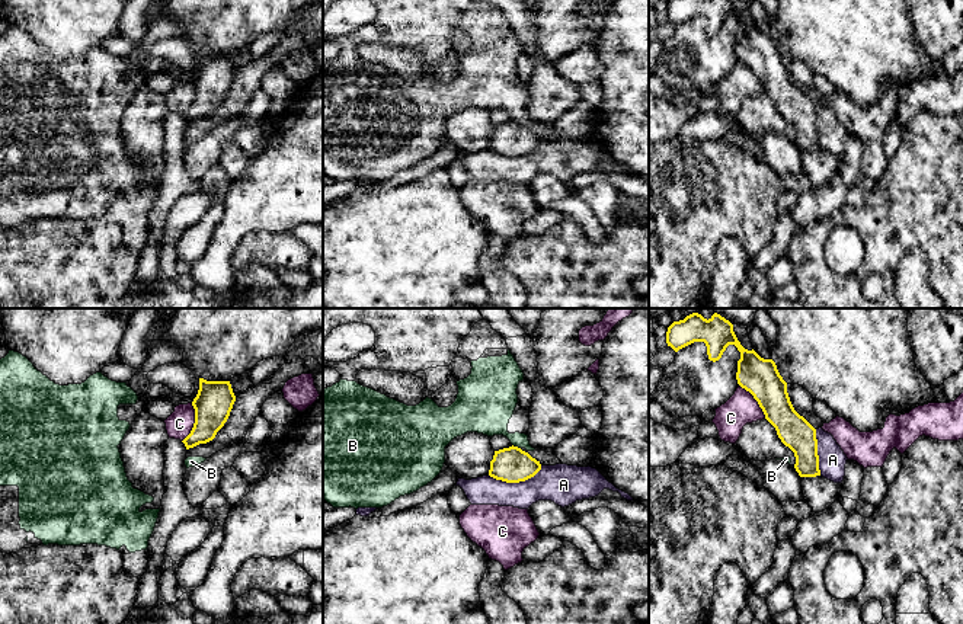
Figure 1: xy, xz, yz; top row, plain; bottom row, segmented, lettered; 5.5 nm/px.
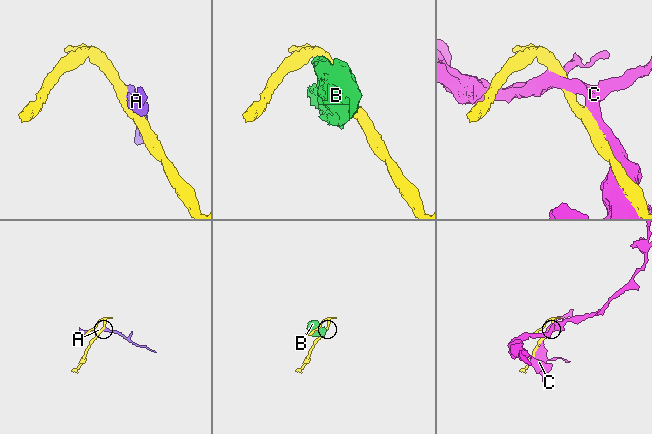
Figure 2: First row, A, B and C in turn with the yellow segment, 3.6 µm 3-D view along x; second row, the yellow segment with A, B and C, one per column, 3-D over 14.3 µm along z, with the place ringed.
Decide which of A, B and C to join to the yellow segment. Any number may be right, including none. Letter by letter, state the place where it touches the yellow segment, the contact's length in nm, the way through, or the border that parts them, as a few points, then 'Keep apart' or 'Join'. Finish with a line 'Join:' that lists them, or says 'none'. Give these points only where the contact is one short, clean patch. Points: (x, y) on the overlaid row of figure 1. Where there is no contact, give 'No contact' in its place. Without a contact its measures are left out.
A: Touches yellow at xz (515, 482). Shared border 300 nm. Keep apart
B: Touches yellow at xz (517, 447). Shared border 50 nm. Boundary: xz (512, 444), (520, 448). Keep apart
C: Touches yellow at xy (195, 422). Shared border 220 nm. Keep apart
Join: none

